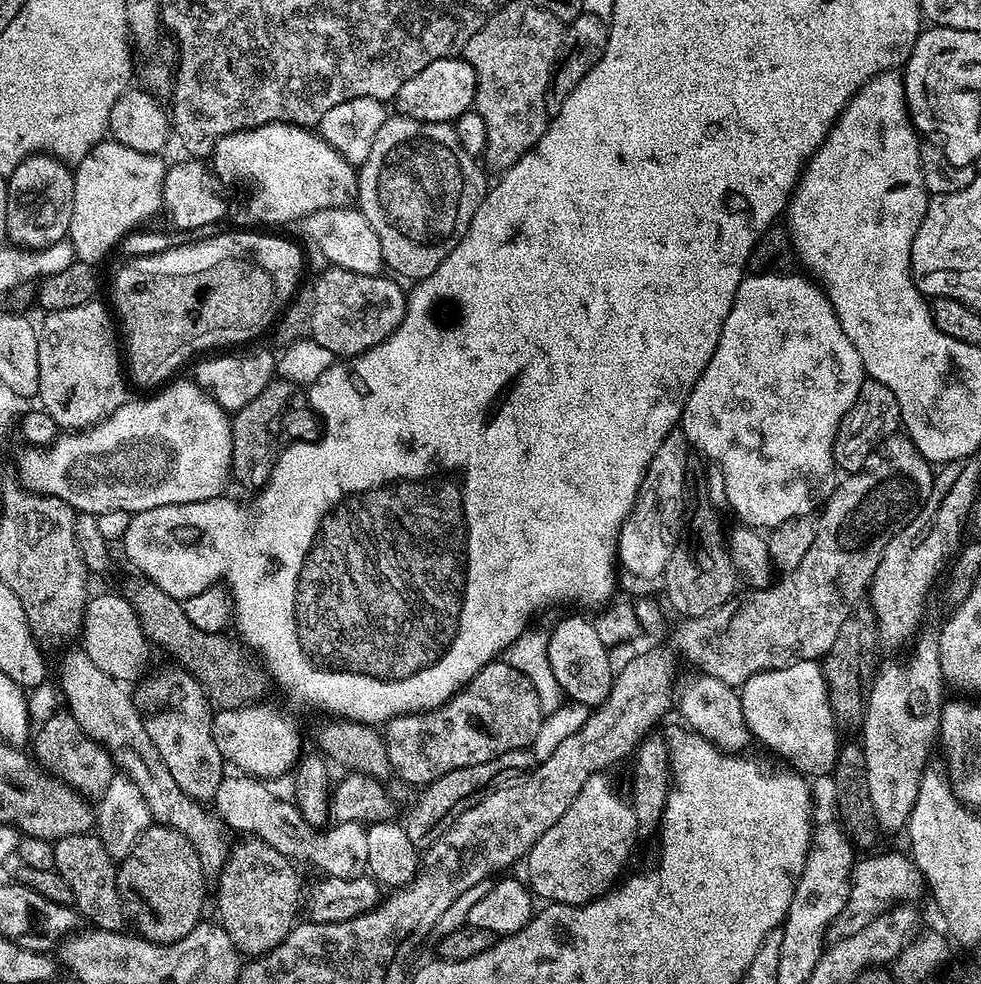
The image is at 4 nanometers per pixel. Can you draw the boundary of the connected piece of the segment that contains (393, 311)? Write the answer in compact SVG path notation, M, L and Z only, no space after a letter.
M335 266L325 269L310 284L313 296L311 339L316 340L318 346L326 346L326 350L330 350L333 357L360 356L387 339L400 324L406 307L405 289L400 289L395 284L395 279L384 274L356 274L354 270Z

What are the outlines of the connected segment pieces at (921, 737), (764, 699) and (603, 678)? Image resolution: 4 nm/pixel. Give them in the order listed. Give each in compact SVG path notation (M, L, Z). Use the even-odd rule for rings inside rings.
M939 639L915 641L916 654L905 668L890 668L877 674L872 688L866 692L866 707L864 710L864 770L868 774L868 789L870 802L874 806L877 825L888 832L896 832L907 825L914 804L918 798L920 783L926 775L924 767L928 764L928 755L932 752L932 744L937 743L940 734L940 710L946 703L944 688L946 681L940 665Z
M803 660L797 664L788 664L784 668L772 668L769 672L754 674L739 689L739 693L740 701L742 702L742 714L746 718L746 726L752 732L753 737L755 737L757 741L761 740L770 751L777 752L777 754L788 763L785 765L791 766L797 773L803 774L808 778L813 778L812 776L824 776L827 772L829 775L829 773L835 769L838 763L838 744L836 748L836 732L838 733L838 725L836 719L832 716L832 707L828 701L828 687L824 681L824 670L817 661Z
M570 616L562 621L556 629L551 629L549 638L549 660L554 675L564 690L569 701L599 706L612 693L614 664L610 657L610 649L603 644L601 632L595 629L592 622L584 621L580 616Z

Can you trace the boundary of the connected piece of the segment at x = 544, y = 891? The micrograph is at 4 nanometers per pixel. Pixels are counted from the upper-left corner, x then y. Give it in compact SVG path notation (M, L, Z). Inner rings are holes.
M591 776L574 802L570 802L566 814L529 850L526 883L539 899L541 896L541 901L583 906L612 891L621 879L620 871L632 852L632 843L638 840L636 815L631 803L623 804L612 792L612 784L606 777Z

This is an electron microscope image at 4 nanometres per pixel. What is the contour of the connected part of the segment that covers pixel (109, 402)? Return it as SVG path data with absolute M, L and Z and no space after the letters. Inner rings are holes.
M93 298L82 305L49 312L44 325L39 325L38 404L61 429L89 428L114 414L129 399L130 393L124 389L118 328L113 313L108 312L99 299Z

